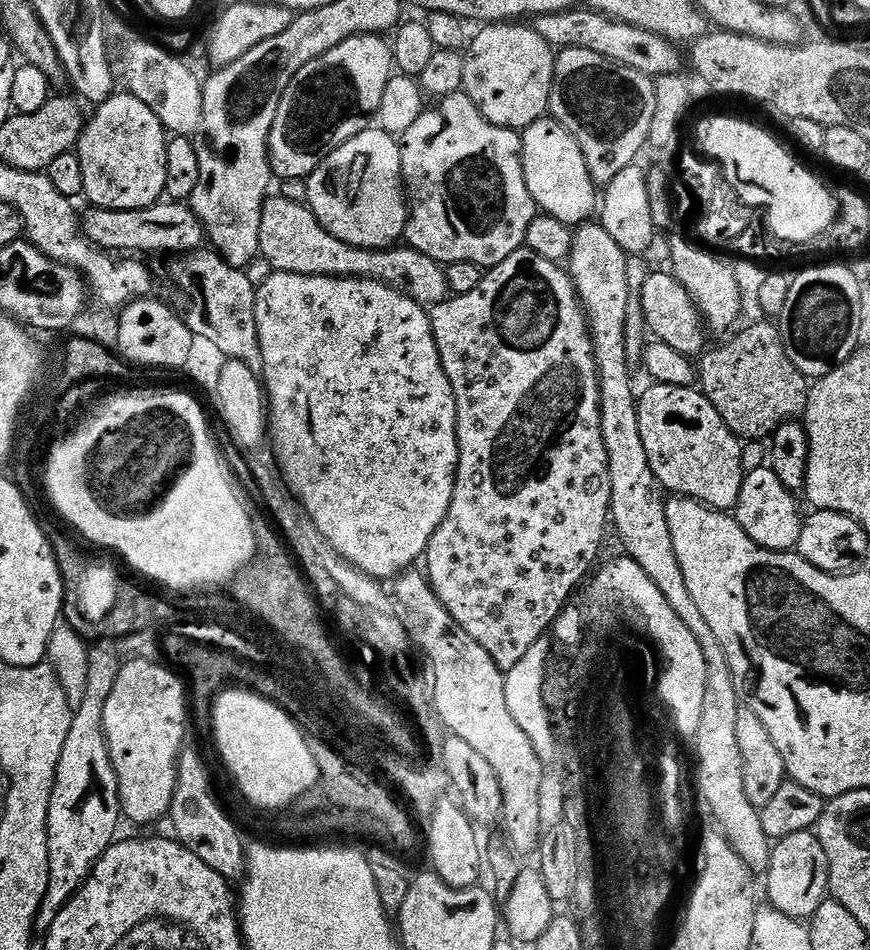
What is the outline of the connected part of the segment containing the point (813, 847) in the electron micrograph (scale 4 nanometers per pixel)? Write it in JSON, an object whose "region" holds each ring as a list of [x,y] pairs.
{"region":[[[815,831],[790,834],[771,849],[771,860],[766,871],[768,878],[767,903],[782,914],[801,922],[807,921],[829,895],[828,855]]]}

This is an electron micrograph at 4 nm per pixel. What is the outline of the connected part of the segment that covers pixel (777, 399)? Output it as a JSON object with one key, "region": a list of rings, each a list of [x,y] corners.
{"region":[[[775,323],[752,324],[744,328],[729,344],[721,346],[717,352],[705,351],[698,360],[698,388],[707,400],[722,414],[722,422],[741,441],[748,442],[752,436],[752,420],[773,420],[773,425],[783,424],[791,412],[802,414],[808,405],[810,391],[809,377],[803,376],[790,362],[790,354],[786,354],[786,346],[782,342],[782,334]]]}

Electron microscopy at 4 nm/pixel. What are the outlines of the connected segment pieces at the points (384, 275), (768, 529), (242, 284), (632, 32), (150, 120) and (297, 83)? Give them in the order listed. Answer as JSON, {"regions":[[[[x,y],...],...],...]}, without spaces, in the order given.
{"regions":[[[[269,195],[262,210],[260,256],[267,267],[277,272],[307,276],[356,276],[360,280],[377,280],[397,288],[414,302],[431,306],[449,299],[448,273],[434,258],[407,246],[359,248],[350,246],[327,232],[314,218],[307,203]]],[[[771,466],[756,468],[753,472],[751,469],[742,482],[734,515],[742,530],[746,530],[746,534],[758,546],[775,552],[791,552],[795,549],[805,522],[795,498],[794,492],[782,484]]],[[[215,250],[183,253],[172,264],[172,280],[192,305],[182,312],[182,319],[197,341],[205,340],[221,352],[221,357],[241,360],[258,374],[263,373],[262,350],[256,321],[256,289],[245,269],[227,264]]],[[[584,6],[567,8],[565,12],[547,12],[535,17],[530,26],[535,32],[542,34],[542,38],[546,38],[546,42],[554,50],[594,50],[594,54],[602,54],[602,58],[610,58],[622,66],[630,66],[653,78],[679,72],[686,64],[685,57],[684,60],[680,57],[681,49],[671,40],[658,34],[650,34],[650,30],[618,22],[606,14],[593,12]]],[[[113,94],[91,113],[80,136],[84,196],[93,208],[142,210],[161,203],[166,186],[166,150],[170,139],[154,111],[131,94]]],[[[380,34],[346,38],[346,42],[302,66],[290,86],[286,86],[278,114],[274,114],[274,126],[268,139],[273,173],[284,180],[303,181],[311,176],[338,146],[370,127],[372,115],[381,111],[386,86],[393,76],[392,46]]]]}

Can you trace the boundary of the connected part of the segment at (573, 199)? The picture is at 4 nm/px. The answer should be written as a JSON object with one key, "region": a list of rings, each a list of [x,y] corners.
{"region":[[[545,118],[523,129],[520,141],[526,186],[539,211],[569,226],[591,221],[598,208],[598,185],[592,181],[582,146],[574,142],[574,134],[570,134],[570,130],[566,130],[558,121]]]}

